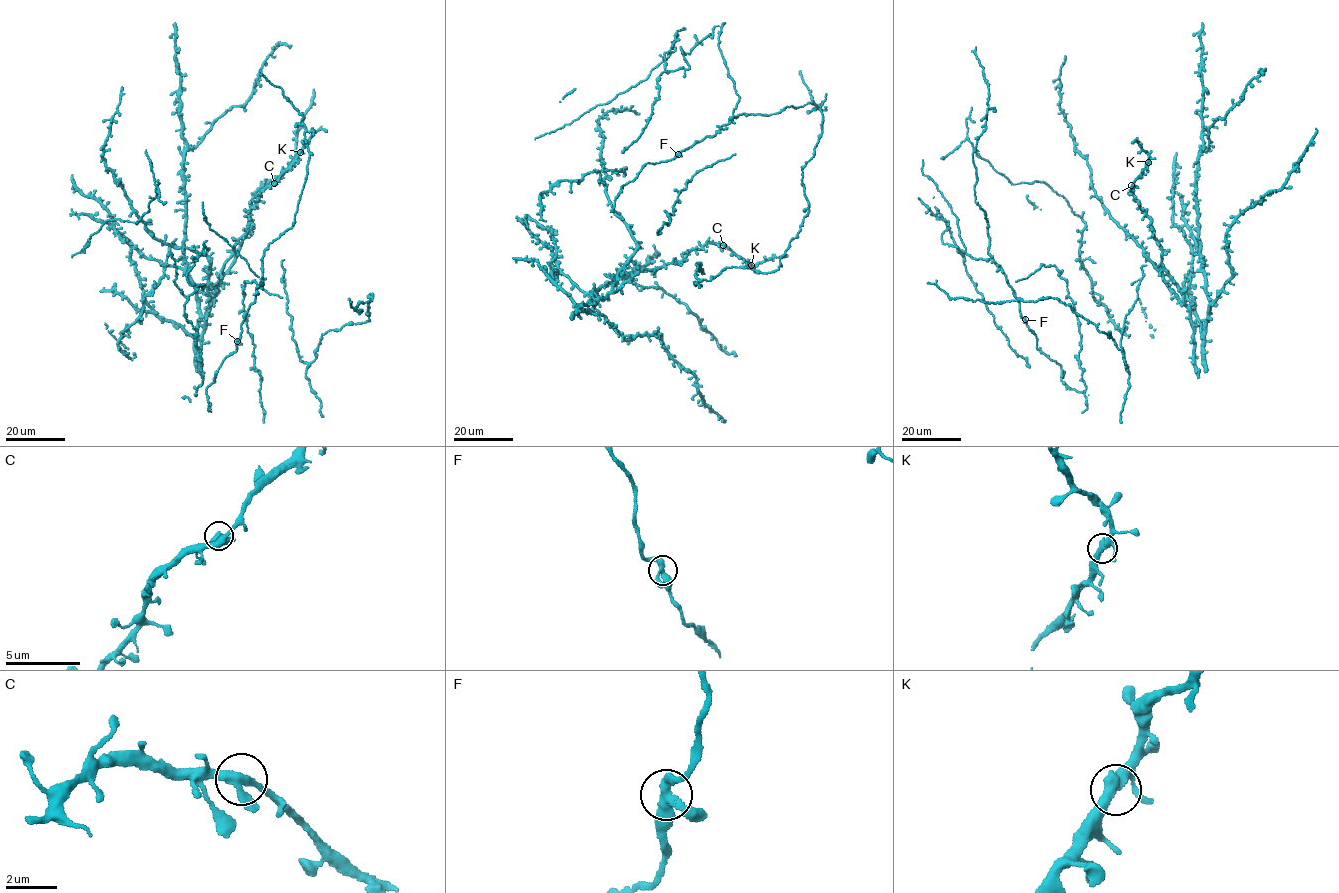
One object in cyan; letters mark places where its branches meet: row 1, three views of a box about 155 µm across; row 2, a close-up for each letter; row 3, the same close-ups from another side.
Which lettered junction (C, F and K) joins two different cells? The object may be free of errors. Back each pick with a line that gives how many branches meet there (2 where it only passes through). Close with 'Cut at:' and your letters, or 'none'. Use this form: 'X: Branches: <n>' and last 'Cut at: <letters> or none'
Cut at: none

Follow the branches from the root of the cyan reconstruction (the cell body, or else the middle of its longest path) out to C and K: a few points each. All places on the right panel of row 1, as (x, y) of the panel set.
C: (1092, 183), (1111, 217), (1134, 237), (1167, 282), (1171, 276), (1162, 264), (1162, 248), (1131, 185)
K: (1092, 183), (1111, 217), (1167, 282), (1171, 276), (1151, 219), (1130, 187), (1148, 162)

